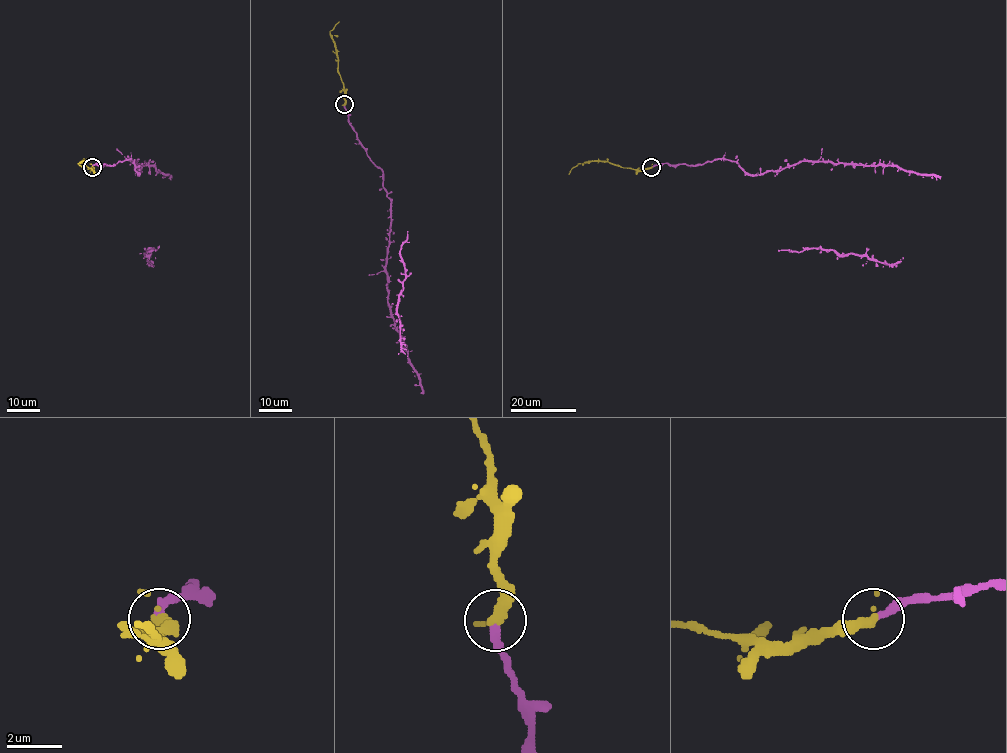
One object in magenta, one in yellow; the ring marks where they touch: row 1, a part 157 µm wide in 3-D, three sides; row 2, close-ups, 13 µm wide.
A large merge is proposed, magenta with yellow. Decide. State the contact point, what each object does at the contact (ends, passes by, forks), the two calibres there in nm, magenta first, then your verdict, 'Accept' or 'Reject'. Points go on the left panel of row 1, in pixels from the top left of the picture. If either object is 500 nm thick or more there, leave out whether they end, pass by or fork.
Place: (92, 167). At the ring magenta ends. At the ring yellow ends. Thickness 280 nm (magenta) against 400 nm. Accept

